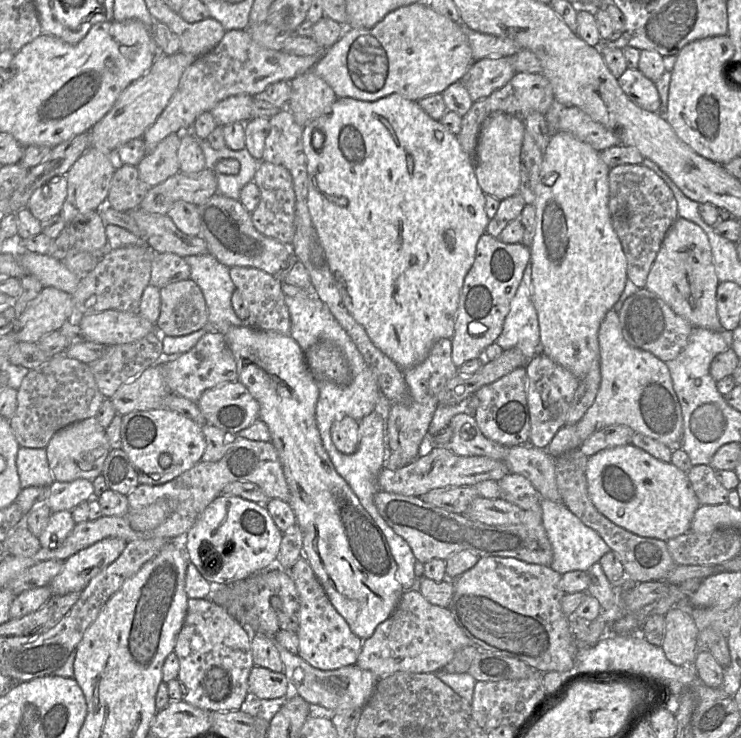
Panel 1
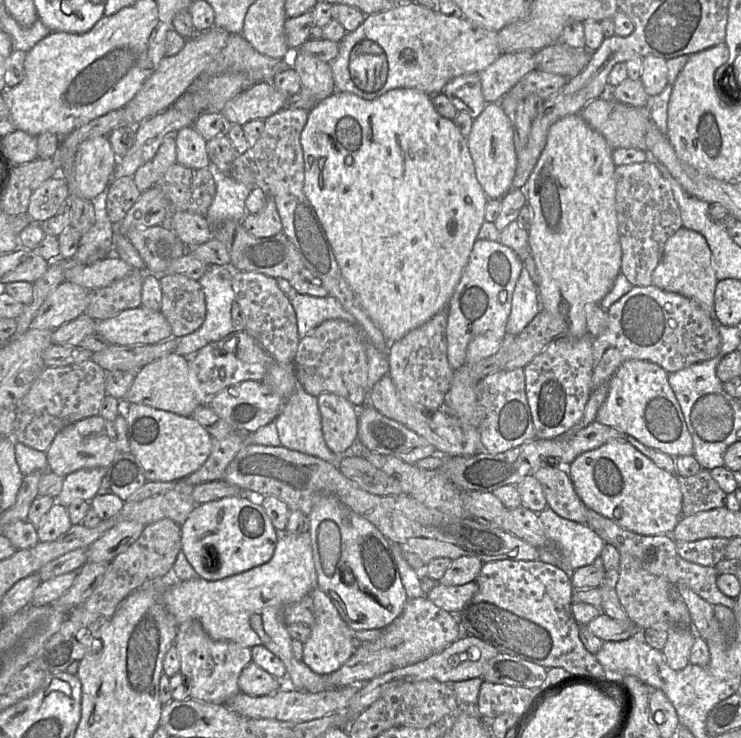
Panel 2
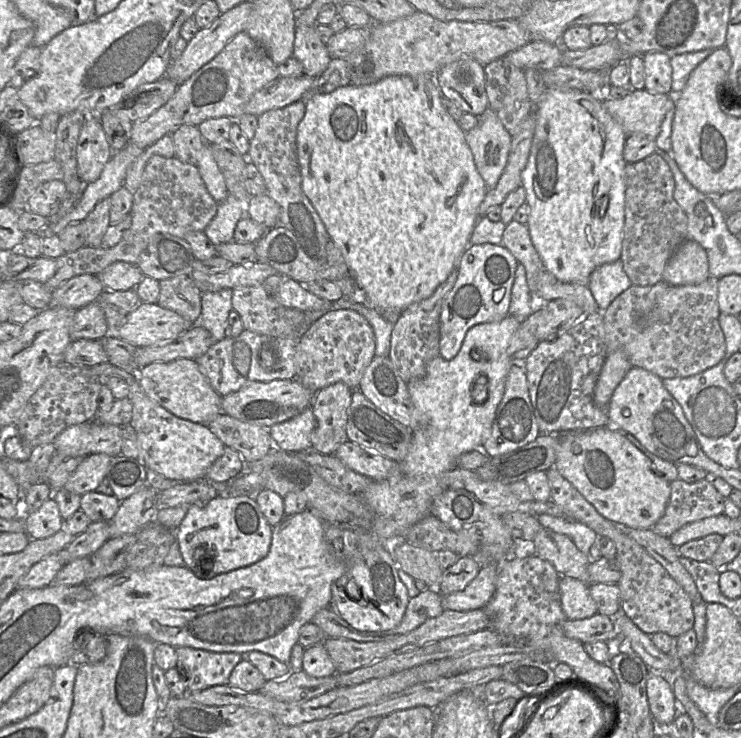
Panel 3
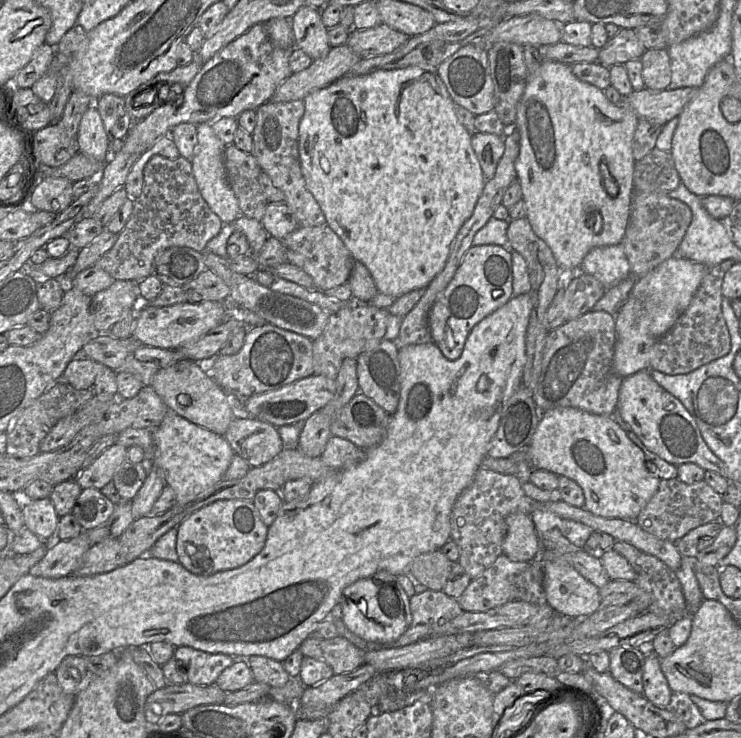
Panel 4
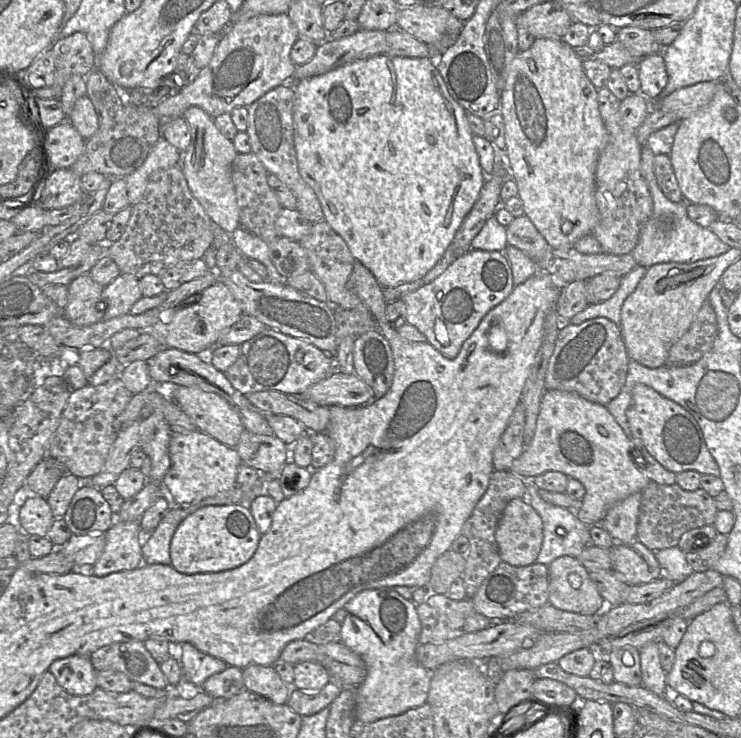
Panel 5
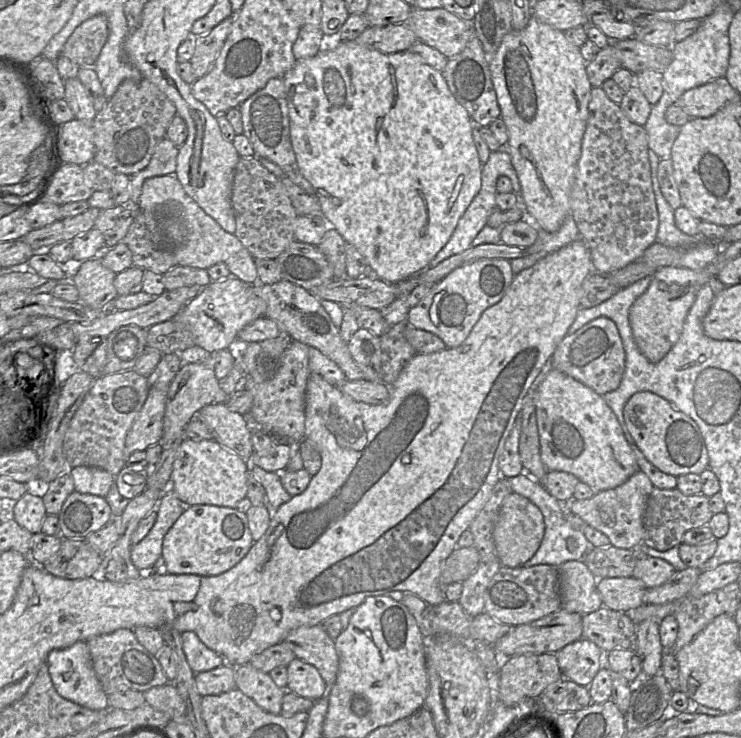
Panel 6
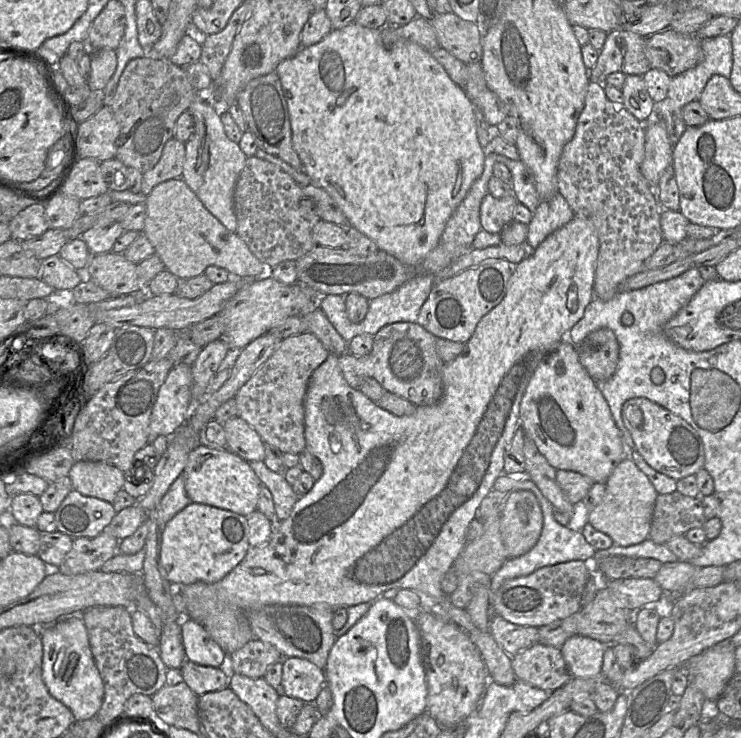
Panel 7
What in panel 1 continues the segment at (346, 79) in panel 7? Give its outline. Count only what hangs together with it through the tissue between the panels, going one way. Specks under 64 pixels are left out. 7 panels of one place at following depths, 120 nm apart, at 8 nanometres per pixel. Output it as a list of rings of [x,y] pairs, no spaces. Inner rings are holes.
[[[391,94],[373,102],[338,98],[329,114],[312,120],[304,127],[302,139],[308,174],[308,210],[343,302],[354,319],[365,329],[371,342],[400,369],[409,369],[421,363],[437,341],[453,337],[464,278],[473,265],[477,242],[486,233],[489,223],[485,212],[486,195],[478,185],[473,160],[463,151],[454,134],[424,112],[418,102],[399,94]],[[447,230],[452,230],[452,235],[455,234],[453,250],[450,250],[450,234],[447,234]]]

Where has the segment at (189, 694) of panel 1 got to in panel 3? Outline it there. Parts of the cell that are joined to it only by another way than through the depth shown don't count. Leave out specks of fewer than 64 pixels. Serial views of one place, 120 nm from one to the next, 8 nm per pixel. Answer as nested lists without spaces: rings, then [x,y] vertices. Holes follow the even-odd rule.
[[[191,647],[175,649],[176,668],[186,679],[188,691],[228,684],[232,670],[243,659],[236,652],[212,652]]]

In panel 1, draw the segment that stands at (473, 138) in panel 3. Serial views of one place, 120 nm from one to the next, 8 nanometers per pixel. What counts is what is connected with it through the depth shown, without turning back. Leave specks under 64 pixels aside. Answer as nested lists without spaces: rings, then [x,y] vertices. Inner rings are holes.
[[[503,112],[492,113],[482,123],[474,154],[474,168],[478,185],[485,195],[502,201],[519,193],[524,133],[524,121]]]

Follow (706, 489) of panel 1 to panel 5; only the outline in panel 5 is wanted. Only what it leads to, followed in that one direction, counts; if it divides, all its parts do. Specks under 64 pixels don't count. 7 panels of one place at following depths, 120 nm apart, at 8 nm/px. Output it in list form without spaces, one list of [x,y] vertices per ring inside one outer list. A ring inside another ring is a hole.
[[[650,481],[642,491],[637,539],[650,550],[676,547],[685,532],[713,525],[717,512],[714,498],[701,487],[695,491],[687,491],[677,483],[663,485]]]

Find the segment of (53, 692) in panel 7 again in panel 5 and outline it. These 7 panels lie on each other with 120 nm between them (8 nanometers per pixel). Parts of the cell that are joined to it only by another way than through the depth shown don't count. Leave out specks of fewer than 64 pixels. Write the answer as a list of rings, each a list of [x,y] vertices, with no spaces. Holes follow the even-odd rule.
[[[71,655],[57,659],[51,663],[48,670],[57,683],[71,695],[87,696],[98,688],[90,657]]]

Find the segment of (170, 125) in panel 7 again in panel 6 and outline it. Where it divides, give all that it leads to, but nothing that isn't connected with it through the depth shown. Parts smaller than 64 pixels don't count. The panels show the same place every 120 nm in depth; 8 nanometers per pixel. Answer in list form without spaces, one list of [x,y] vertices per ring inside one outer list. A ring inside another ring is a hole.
[[[123,80],[93,120],[93,161],[116,174],[133,175],[143,170],[148,166],[156,146],[166,137],[166,131],[176,114],[174,103],[149,80]]]

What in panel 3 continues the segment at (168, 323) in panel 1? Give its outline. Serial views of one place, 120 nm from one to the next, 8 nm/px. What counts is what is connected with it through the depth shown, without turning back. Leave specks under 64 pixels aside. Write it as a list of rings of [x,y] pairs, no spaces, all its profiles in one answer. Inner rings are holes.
[[[180,275],[159,281],[160,294],[157,304],[172,310],[191,325],[201,314],[201,292],[188,275]]]

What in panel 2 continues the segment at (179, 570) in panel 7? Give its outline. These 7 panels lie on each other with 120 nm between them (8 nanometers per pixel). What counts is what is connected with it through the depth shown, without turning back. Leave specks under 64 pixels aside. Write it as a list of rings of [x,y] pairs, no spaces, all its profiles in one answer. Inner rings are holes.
[[[245,494],[223,497],[197,505],[180,526],[181,551],[199,577],[216,581],[245,572],[269,561],[279,537],[263,507],[252,502]]]

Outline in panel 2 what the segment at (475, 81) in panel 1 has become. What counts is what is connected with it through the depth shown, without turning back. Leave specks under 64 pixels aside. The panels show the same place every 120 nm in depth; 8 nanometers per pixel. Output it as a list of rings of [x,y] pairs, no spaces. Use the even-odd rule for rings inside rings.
[[[519,51],[501,54],[479,73],[486,104],[499,103],[521,78],[536,69],[535,52]]]

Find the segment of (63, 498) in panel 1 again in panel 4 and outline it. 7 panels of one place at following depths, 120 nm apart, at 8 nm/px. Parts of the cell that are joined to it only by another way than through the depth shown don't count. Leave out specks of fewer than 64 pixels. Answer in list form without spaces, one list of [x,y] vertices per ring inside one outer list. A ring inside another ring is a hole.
[[[115,443],[105,449],[74,478],[81,489],[95,488],[100,490],[112,481],[114,474],[126,460],[127,448]]]

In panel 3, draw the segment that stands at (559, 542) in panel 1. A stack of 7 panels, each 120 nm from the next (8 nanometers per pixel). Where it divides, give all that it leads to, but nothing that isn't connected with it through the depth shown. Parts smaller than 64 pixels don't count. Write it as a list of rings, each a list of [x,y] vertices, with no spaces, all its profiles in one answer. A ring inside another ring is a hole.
[[[549,514],[537,515],[538,522],[544,528],[569,537],[576,547],[588,555],[590,547],[597,539],[597,534],[583,523],[572,519],[564,519]]]

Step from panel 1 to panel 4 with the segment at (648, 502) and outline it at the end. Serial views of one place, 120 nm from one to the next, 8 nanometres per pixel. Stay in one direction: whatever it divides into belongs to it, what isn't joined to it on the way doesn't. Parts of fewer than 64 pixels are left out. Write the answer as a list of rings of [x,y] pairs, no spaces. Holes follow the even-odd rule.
[[[557,407],[540,415],[535,433],[527,445],[533,469],[551,471],[574,480],[583,490],[584,509],[605,517],[636,521],[657,492],[661,479],[646,467],[643,451],[628,437],[611,415],[593,414],[574,407]]]

